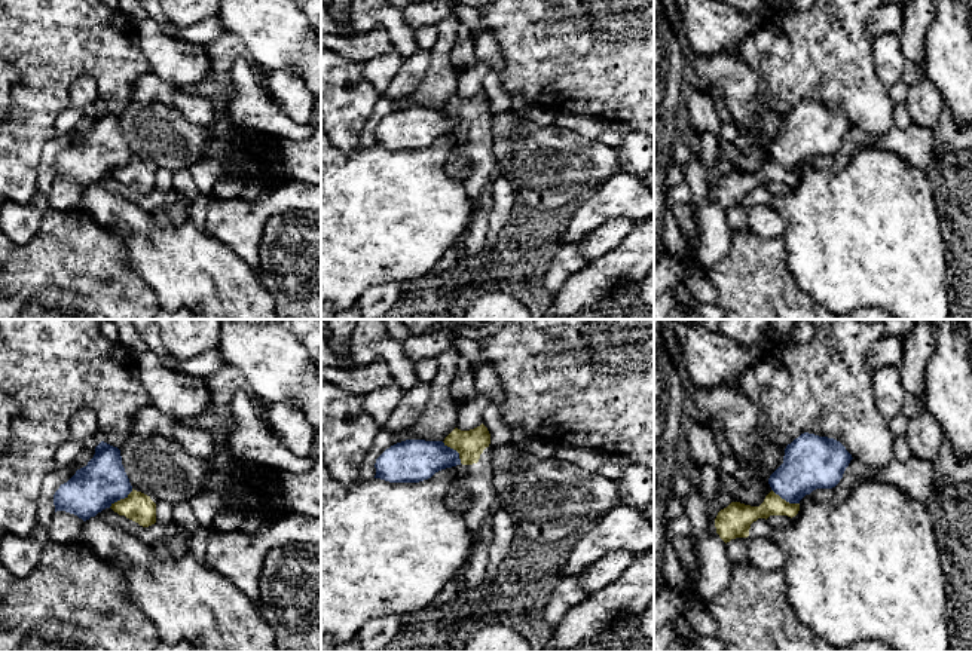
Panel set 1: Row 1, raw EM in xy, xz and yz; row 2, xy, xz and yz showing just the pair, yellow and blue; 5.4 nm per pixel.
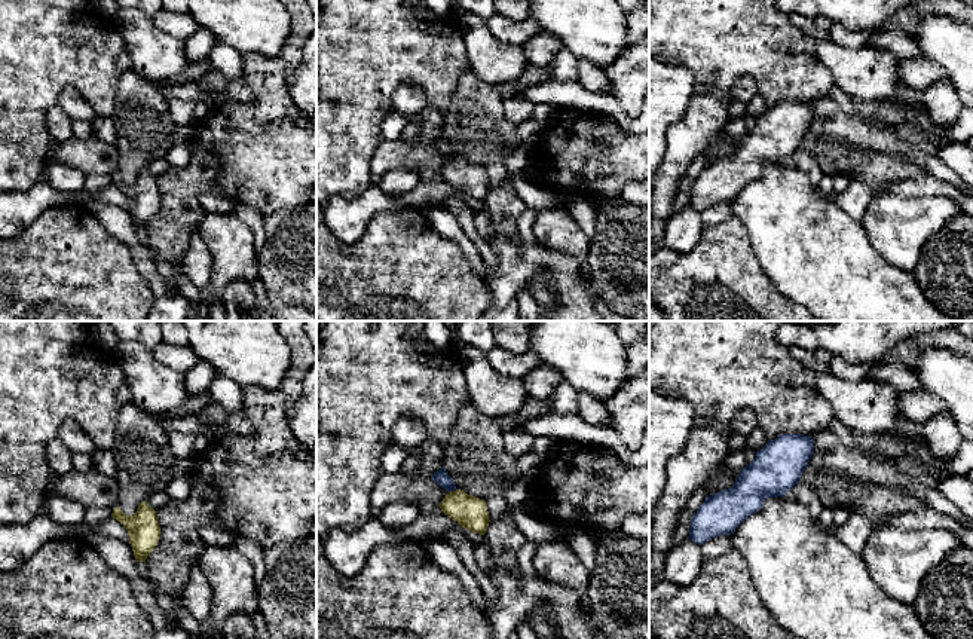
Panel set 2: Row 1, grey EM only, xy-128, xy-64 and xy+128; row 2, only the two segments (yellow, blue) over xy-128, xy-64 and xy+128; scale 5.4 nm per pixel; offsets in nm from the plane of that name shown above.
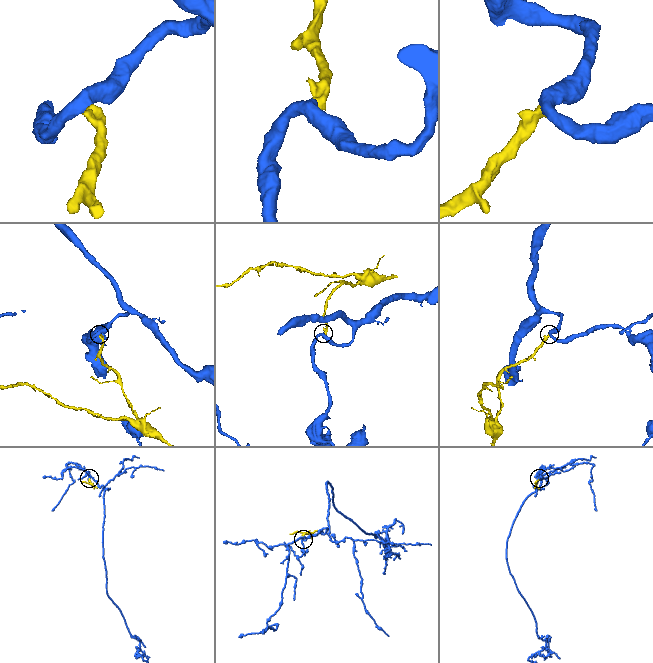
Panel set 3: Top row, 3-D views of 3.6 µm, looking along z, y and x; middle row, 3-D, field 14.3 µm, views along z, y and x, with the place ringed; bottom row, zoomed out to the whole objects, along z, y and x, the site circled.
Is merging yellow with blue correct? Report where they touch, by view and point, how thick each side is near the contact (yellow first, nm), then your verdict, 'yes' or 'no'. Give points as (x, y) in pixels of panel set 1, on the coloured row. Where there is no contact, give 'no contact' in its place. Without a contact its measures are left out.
xy (121, 499) | 160/260 nm | no

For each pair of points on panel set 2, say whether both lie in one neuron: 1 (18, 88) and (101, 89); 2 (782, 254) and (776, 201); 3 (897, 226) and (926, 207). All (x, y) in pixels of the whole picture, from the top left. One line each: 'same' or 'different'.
1: same
2: same
3: same

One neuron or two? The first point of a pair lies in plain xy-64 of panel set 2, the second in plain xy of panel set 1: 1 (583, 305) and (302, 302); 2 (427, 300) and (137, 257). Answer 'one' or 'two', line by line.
1: two
2: two

